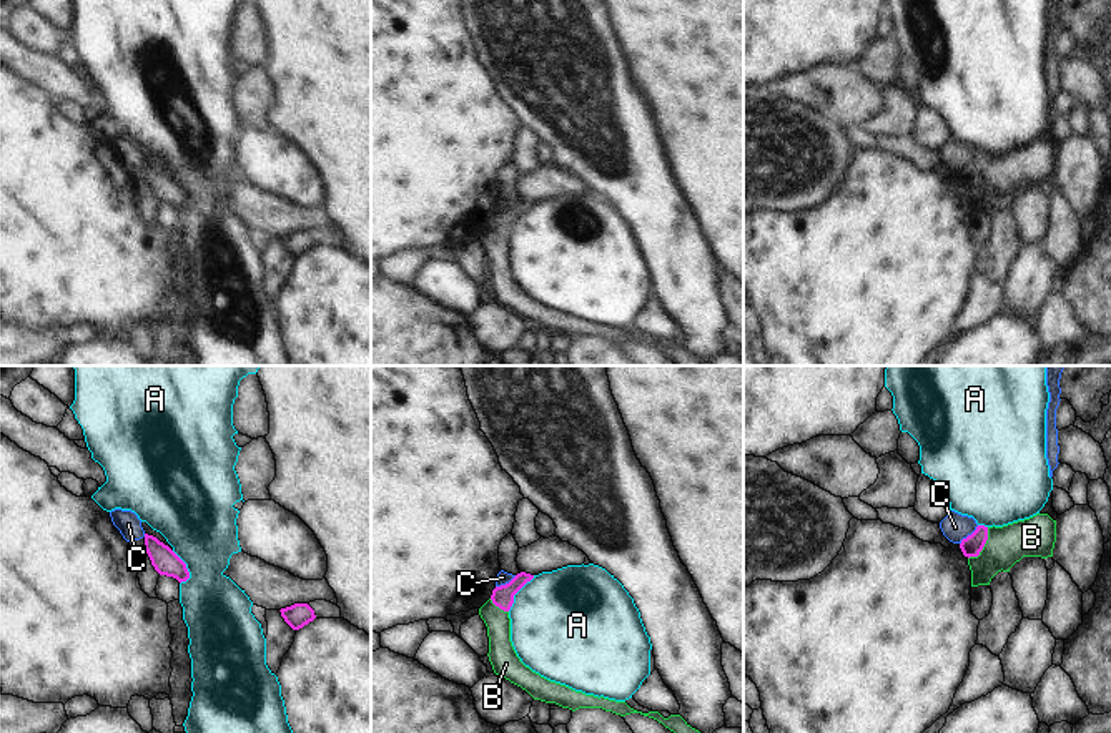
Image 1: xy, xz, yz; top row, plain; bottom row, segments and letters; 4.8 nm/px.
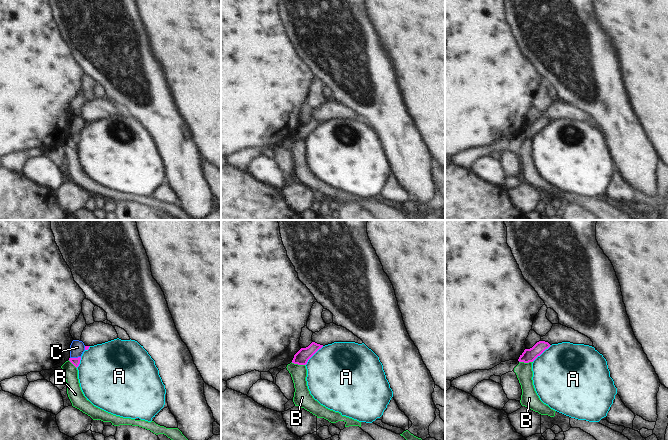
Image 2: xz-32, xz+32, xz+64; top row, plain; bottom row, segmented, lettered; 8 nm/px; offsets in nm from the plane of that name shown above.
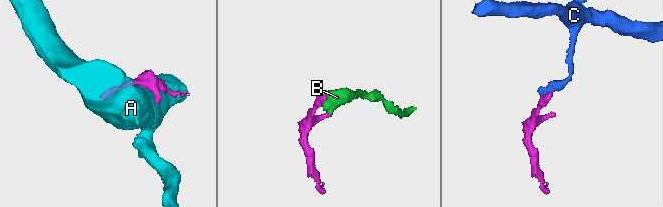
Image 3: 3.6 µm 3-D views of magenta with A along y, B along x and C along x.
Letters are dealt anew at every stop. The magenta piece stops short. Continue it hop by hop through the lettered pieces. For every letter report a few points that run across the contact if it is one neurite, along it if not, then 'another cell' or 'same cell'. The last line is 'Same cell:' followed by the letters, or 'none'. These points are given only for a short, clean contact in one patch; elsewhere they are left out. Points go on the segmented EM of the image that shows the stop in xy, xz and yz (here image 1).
A: another cell
B: yz (988, 527), (983, 549), (968, 559) | another cell
C: yz (978, 526), (960, 544) | another cell
Same cell: none

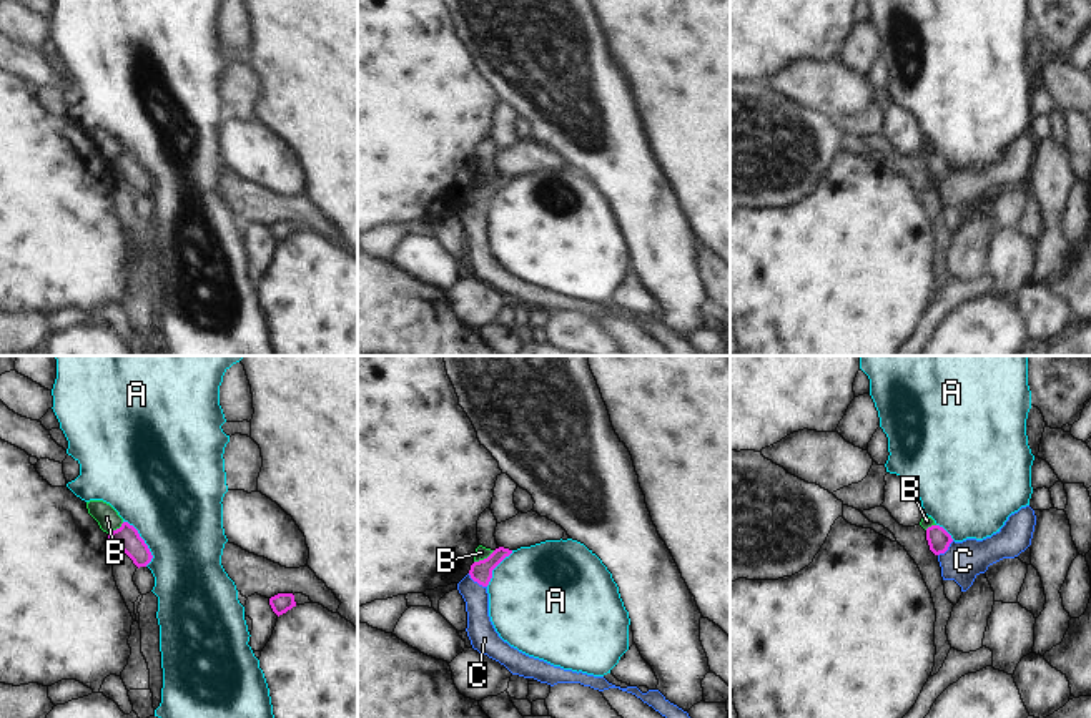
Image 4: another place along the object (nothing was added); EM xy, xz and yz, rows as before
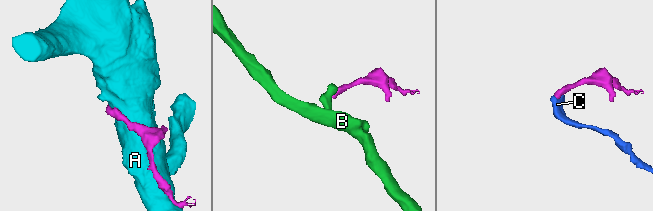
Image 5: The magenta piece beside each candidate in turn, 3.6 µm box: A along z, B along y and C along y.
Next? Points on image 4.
A: another cell
B: xz (494, 550), (474, 562) | another cell
C: xz (468, 574), (486, 587) | another cell
Same cell: none

